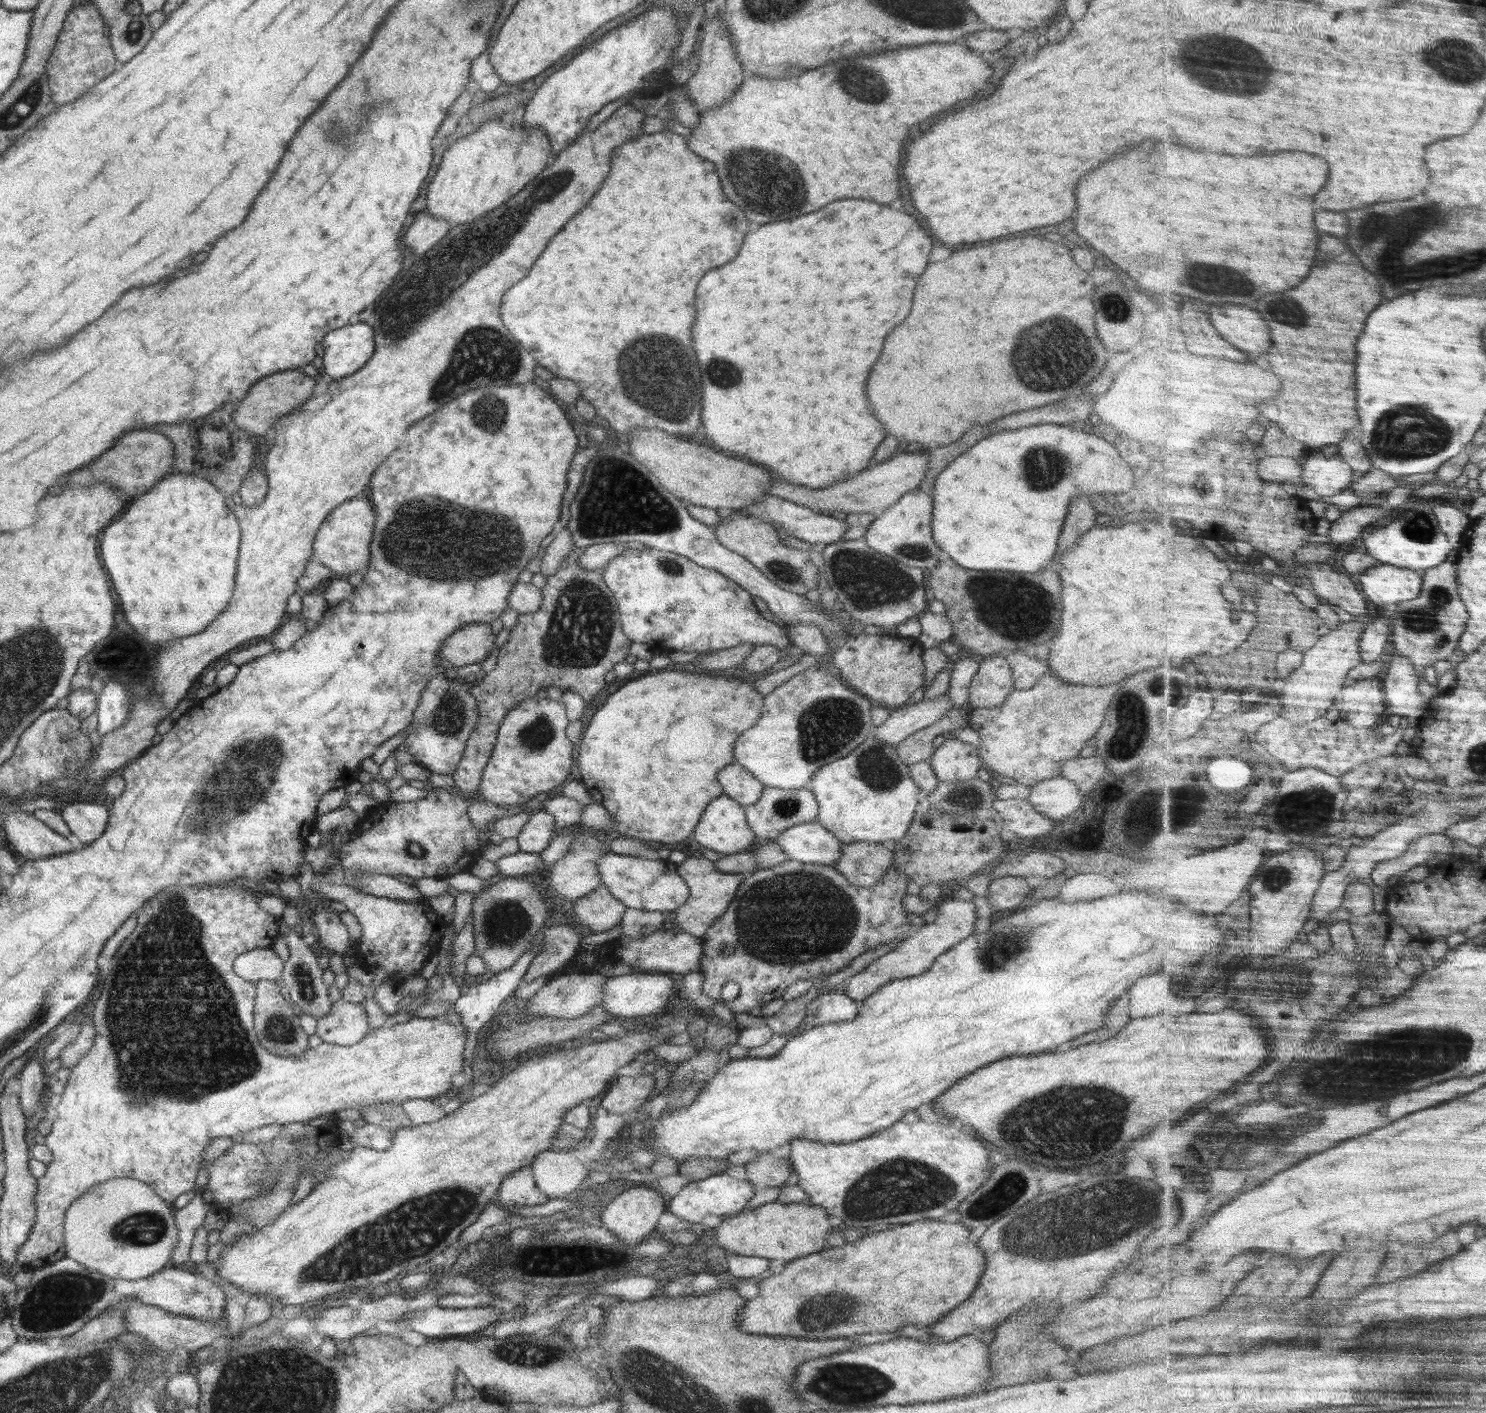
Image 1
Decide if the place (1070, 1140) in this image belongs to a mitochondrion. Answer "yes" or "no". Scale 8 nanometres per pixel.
yes

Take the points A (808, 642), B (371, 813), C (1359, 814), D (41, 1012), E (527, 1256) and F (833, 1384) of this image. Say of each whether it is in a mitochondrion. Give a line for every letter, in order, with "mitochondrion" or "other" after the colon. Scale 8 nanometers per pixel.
A: other
B: other
C: mitochondrion
D: mitochondrion
E: other
F: mitochondrion

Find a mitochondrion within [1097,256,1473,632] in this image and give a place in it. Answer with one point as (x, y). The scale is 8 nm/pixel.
(1408, 432)

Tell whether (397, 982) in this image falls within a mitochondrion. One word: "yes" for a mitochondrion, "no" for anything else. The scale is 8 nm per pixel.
no

